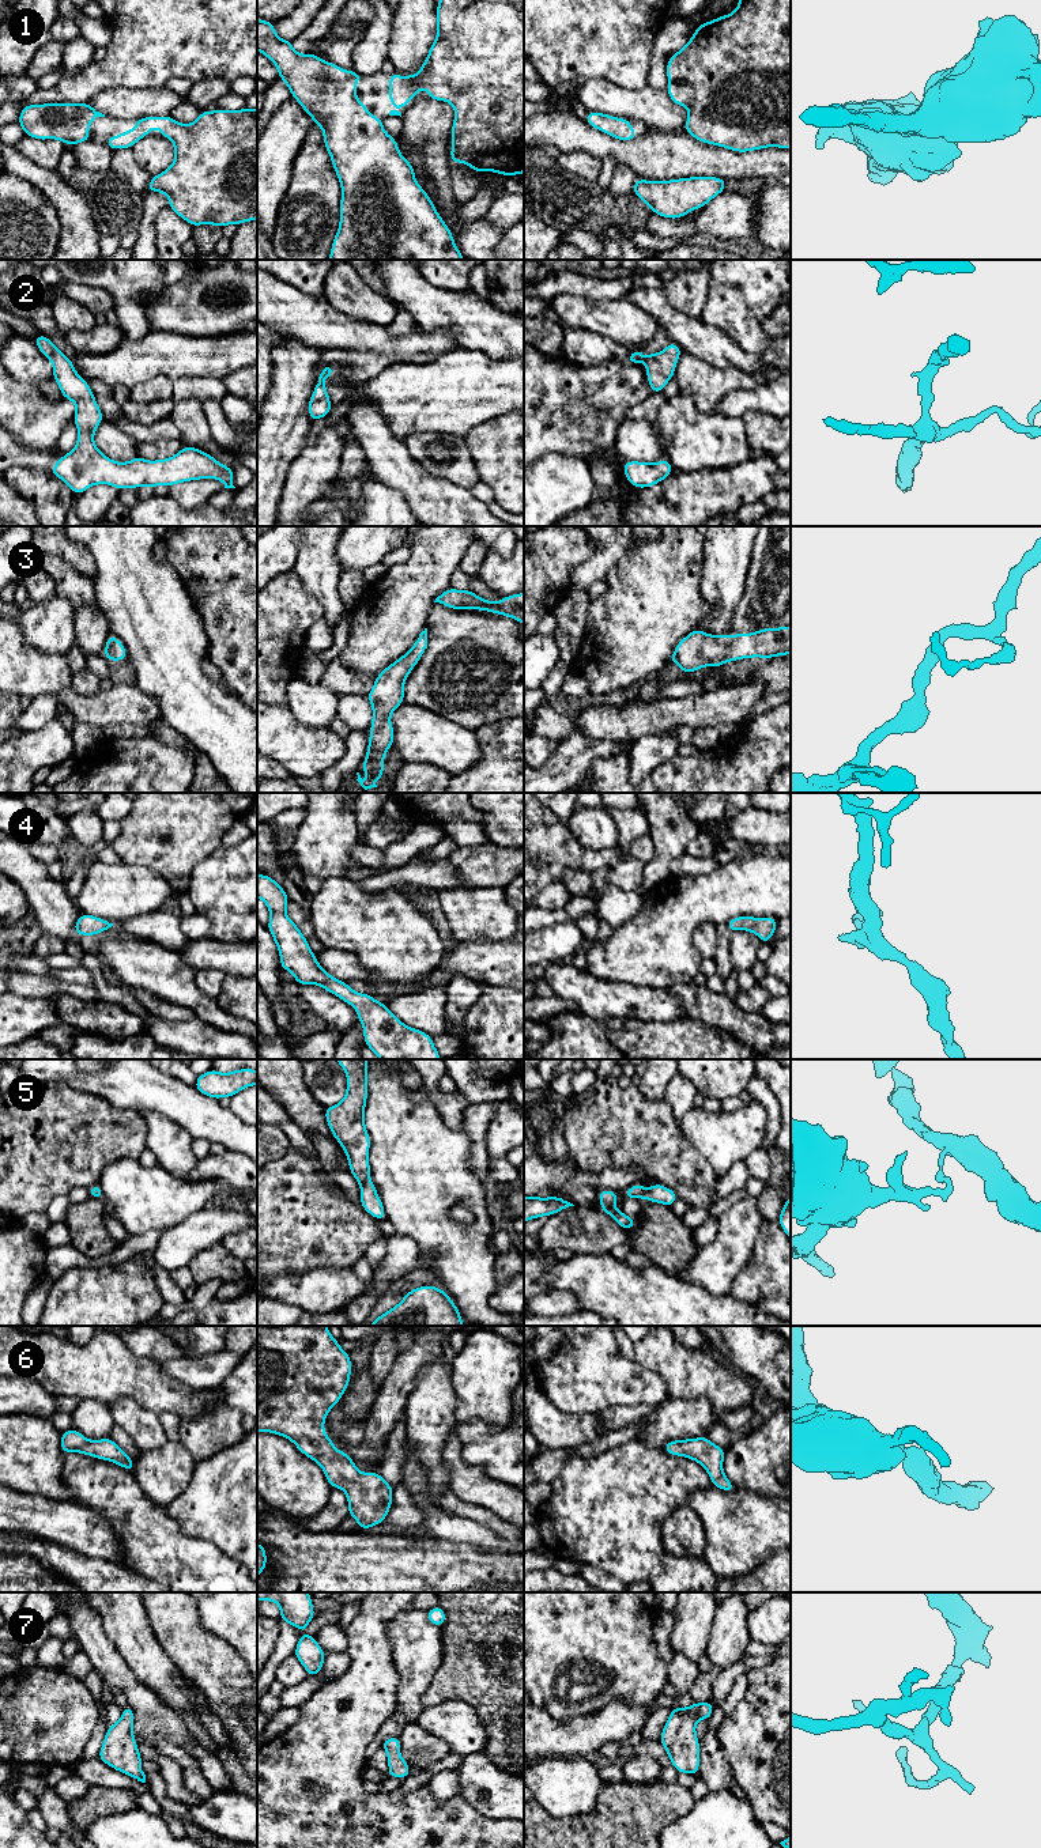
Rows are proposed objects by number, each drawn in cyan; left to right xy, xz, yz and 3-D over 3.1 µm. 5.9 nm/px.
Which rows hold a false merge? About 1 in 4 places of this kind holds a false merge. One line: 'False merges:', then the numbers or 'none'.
False merges: 5

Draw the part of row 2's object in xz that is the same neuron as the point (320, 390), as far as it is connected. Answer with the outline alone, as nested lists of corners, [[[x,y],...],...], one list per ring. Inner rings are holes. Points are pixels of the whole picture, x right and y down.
[[[325,367],[318,377],[318,382],[314,386],[314,392],[308,404],[310,422],[328,416],[332,409],[331,398],[325,389],[325,381],[331,373],[332,370],[329,367]]]

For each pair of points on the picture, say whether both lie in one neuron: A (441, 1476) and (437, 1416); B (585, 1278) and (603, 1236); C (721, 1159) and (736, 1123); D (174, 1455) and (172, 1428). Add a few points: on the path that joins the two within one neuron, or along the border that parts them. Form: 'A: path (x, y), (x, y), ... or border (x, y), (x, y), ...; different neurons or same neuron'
A: path (434, 1461), (434, 1431); same neuron
B: border (608, 1251), (574, 1255); different neurons
C: path (721, 1151), (721, 1141), (730, 1132); same neuron
D: border (168, 1439), (178, 1442); different neurons

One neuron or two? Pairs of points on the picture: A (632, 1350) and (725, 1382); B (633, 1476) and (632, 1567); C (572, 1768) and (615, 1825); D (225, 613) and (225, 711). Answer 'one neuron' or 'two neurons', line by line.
A: one neuron
B: one neuron
C: two neurons
D: two neurons

